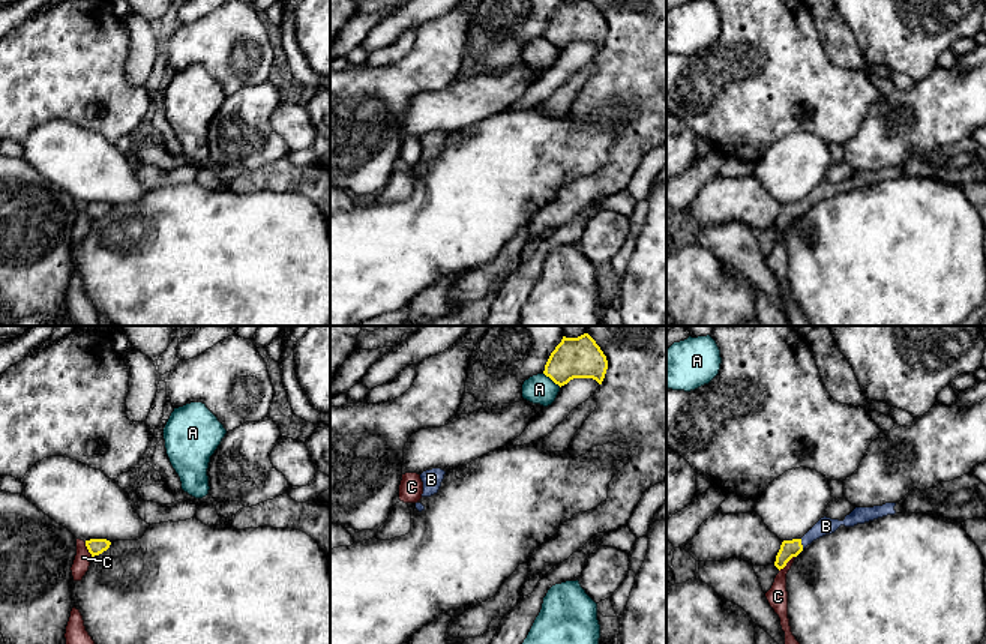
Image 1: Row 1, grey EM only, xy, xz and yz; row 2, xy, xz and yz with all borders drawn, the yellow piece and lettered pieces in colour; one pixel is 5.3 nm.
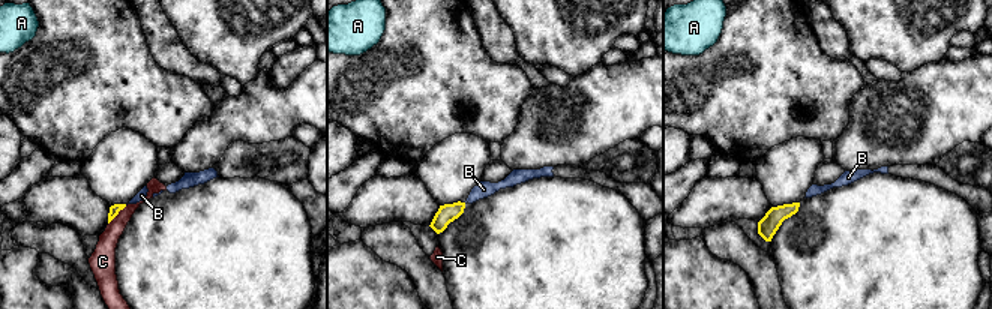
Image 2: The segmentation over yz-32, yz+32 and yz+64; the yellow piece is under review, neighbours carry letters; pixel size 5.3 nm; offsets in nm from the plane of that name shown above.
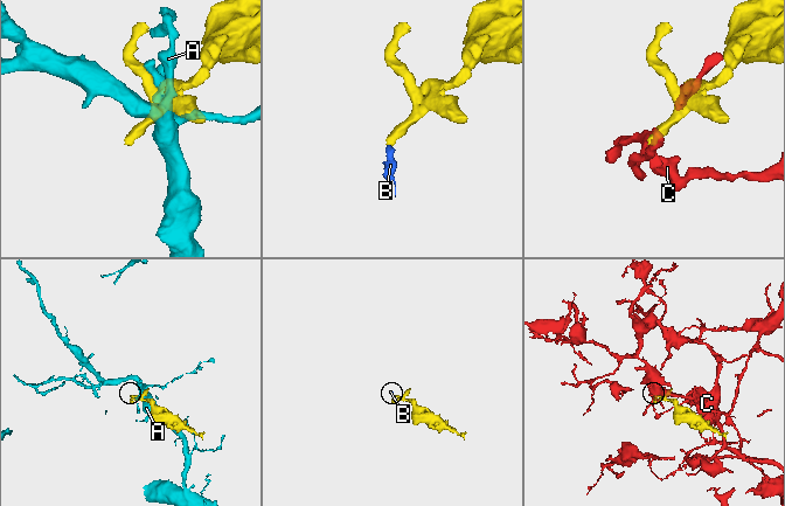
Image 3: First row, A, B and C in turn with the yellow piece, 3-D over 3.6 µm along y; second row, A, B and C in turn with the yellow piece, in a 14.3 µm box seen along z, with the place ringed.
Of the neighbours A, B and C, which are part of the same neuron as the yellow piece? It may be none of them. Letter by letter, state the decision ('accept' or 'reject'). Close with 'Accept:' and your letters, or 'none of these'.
A: reject
B: accept
C: reject
Accept: B

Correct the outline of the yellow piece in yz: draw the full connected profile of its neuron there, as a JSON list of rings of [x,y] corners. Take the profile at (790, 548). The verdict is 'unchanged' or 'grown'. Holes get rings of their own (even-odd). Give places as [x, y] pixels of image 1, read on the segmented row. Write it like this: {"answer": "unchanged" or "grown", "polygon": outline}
{"answer": "grown", "polygon": [[[885,503],[873,507],[855,507],[843,521],[824,516],[801,539],[783,540],[774,566],[779,570],[783,569],[786,563],[792,557],[797,557],[807,545],[825,534],[834,533],[840,525],[854,527],[894,513],[906,513],[906,510],[899,503]]]}

